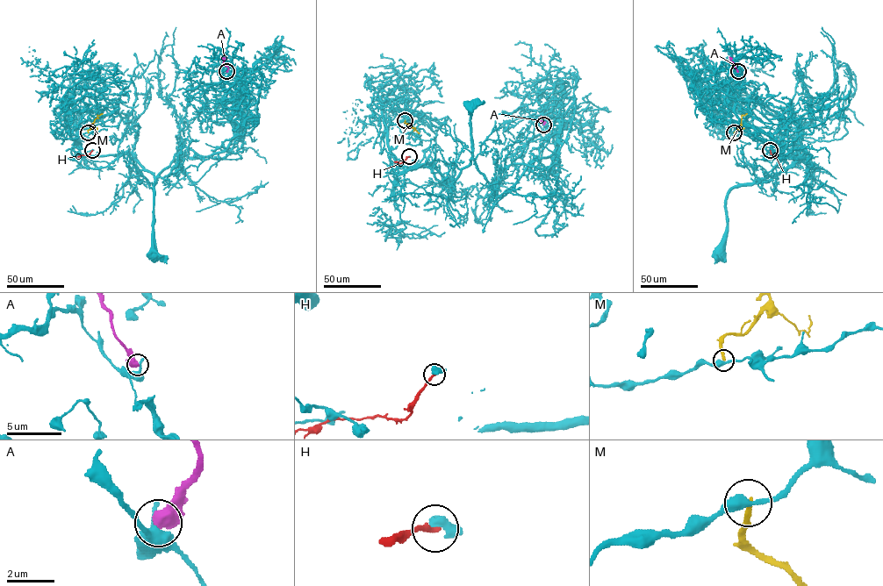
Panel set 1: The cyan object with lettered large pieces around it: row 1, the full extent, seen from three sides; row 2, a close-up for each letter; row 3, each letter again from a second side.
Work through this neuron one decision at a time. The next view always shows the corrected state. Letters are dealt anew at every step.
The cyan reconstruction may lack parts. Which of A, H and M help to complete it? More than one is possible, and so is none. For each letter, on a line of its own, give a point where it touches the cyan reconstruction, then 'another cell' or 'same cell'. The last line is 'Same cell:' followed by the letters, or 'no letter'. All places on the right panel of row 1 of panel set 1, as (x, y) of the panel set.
A: contact (738, 71); another cell
H: contact (770, 150); another cell
M: contact (734, 132); another cell
Same cell: no letter

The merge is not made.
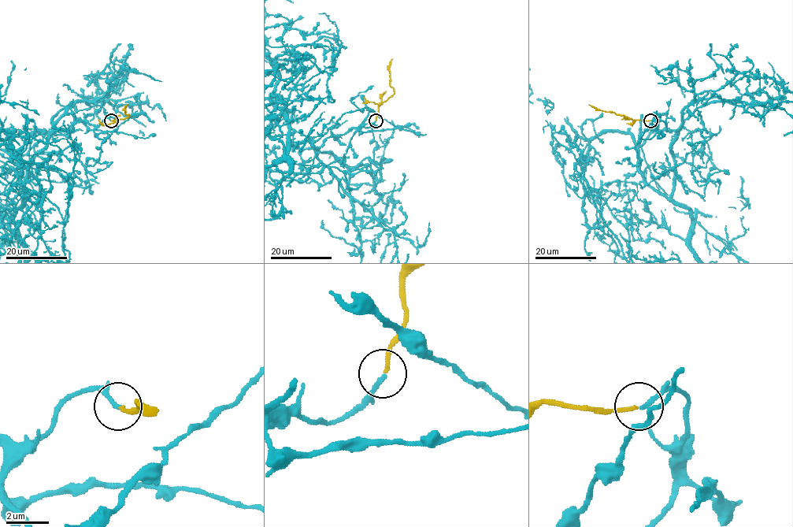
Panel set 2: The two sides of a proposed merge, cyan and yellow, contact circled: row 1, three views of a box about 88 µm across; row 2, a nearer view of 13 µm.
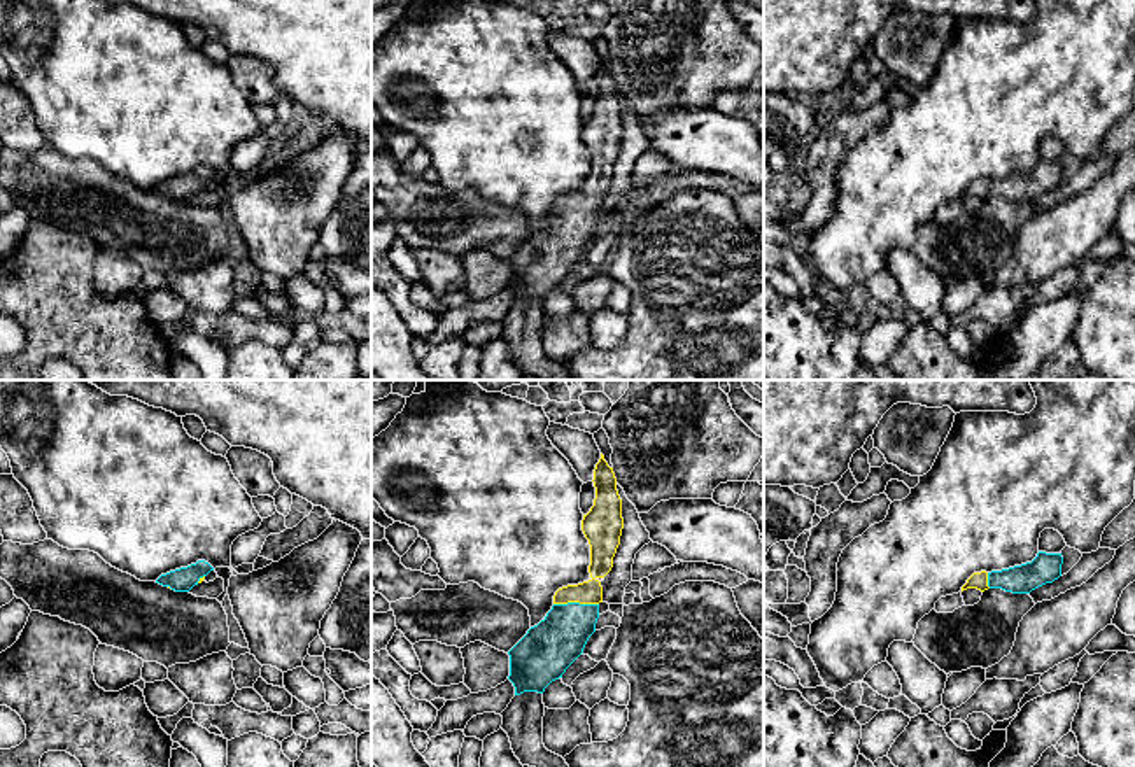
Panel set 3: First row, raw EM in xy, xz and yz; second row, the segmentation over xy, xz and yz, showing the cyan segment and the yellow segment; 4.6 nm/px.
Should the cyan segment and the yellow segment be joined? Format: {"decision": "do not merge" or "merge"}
{"decision": "merge"}

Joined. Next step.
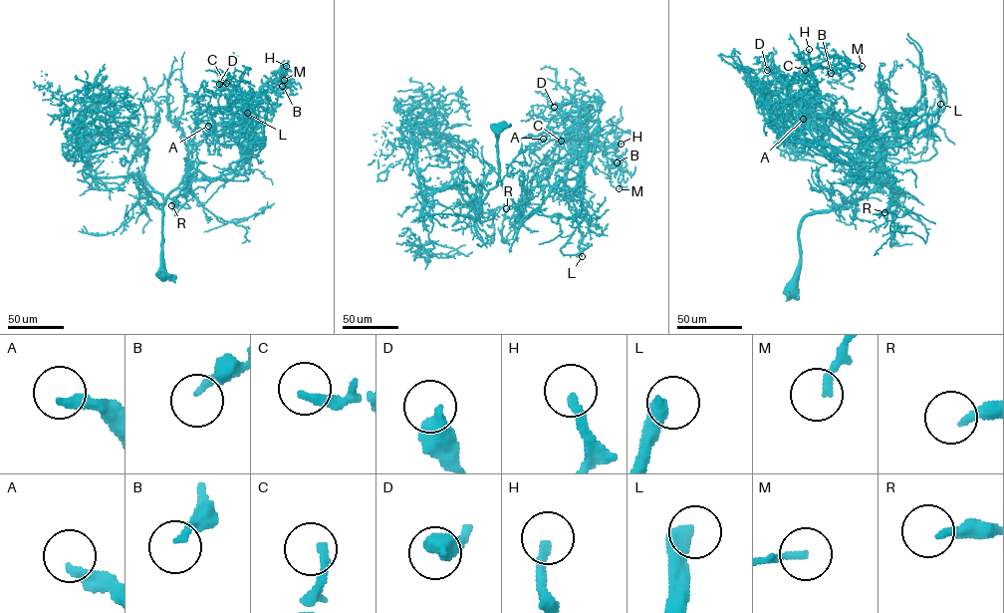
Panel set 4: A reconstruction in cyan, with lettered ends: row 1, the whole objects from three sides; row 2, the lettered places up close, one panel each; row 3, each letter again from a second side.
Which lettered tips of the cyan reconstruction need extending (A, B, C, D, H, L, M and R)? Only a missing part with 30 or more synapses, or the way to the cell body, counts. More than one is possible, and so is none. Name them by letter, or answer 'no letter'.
B, D, H, L

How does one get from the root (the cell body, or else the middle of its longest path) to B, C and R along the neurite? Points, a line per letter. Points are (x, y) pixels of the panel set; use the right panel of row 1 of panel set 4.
B: (792, 285), (800, 222), (849, 207), (889, 175), (872, 125), (801, 109), (803, 79), (817, 68), (831, 73)
C: (792, 285), (800, 222), (849, 207), (889, 175), (872, 125), (811, 118), (790, 101), (805, 70)
R: (792, 285), (799, 260), (799, 224), (805, 216), (849, 207), (890, 177), (895, 192), (884, 212)

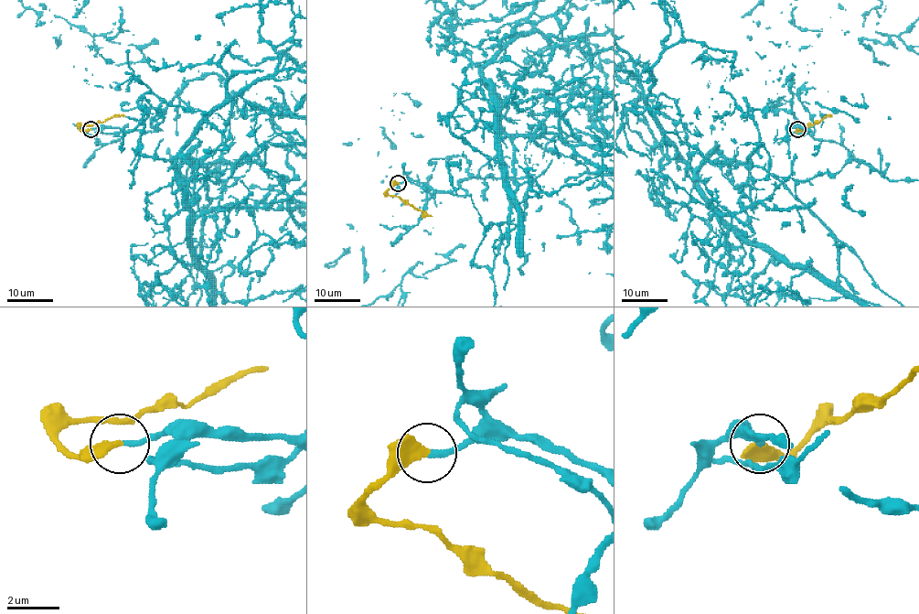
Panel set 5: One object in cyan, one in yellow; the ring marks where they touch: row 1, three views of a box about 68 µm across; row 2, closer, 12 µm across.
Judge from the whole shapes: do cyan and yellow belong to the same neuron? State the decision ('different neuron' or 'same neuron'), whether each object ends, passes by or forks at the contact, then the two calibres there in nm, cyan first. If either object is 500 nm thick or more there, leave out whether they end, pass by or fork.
same neuron | cyan ends | yellow ends | 190/420 nm

